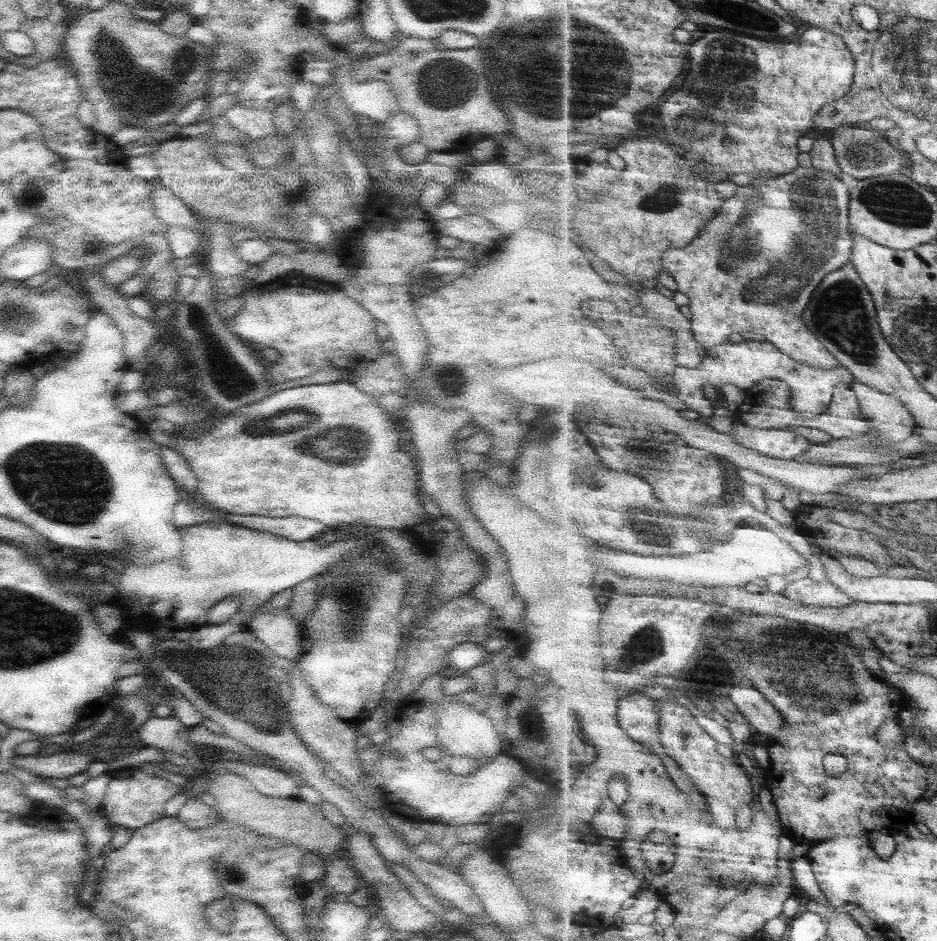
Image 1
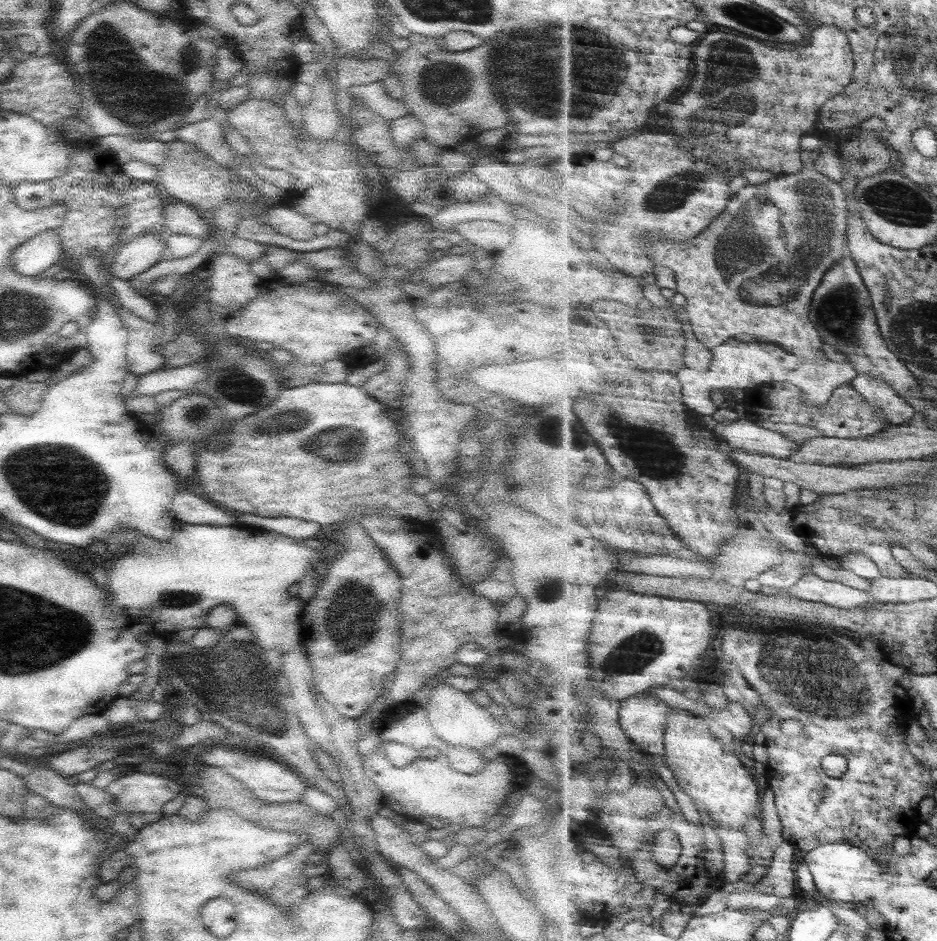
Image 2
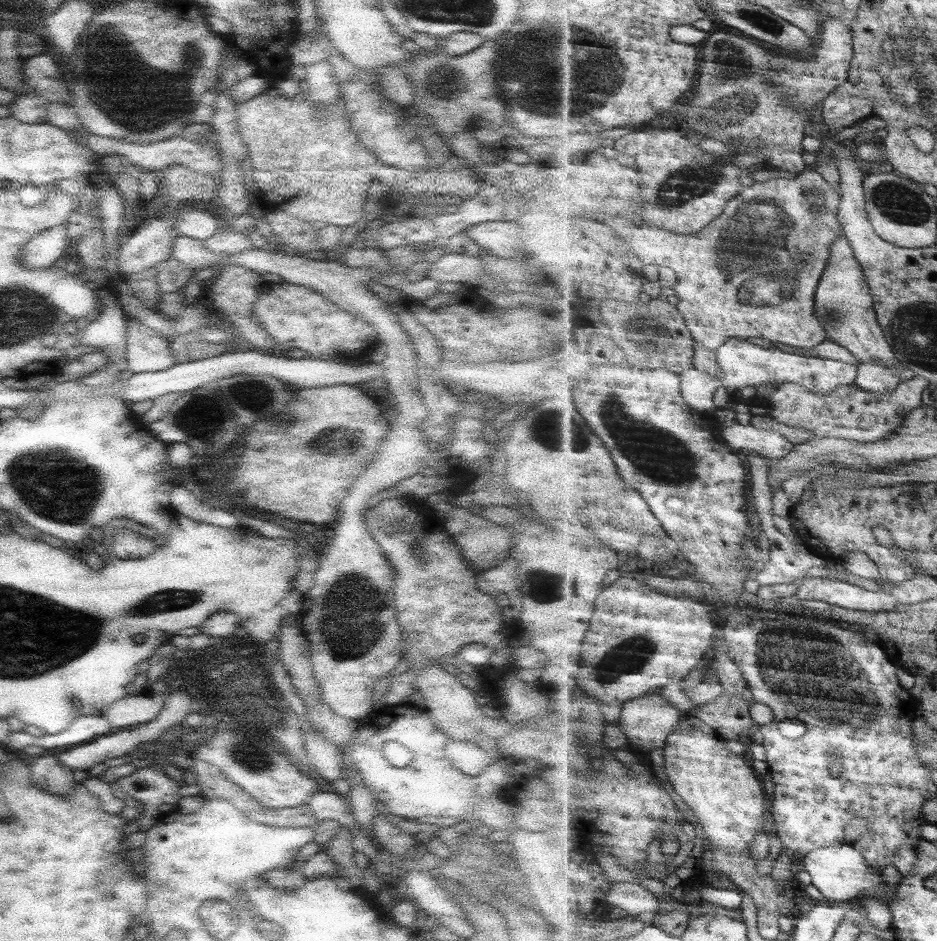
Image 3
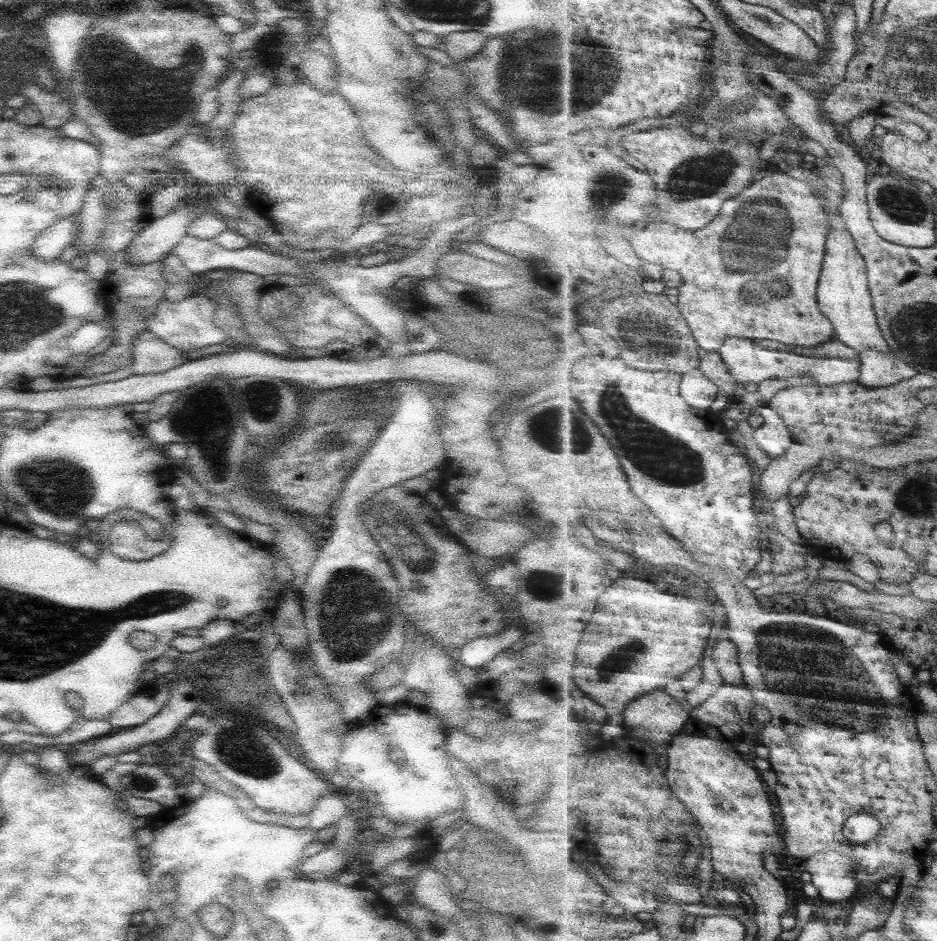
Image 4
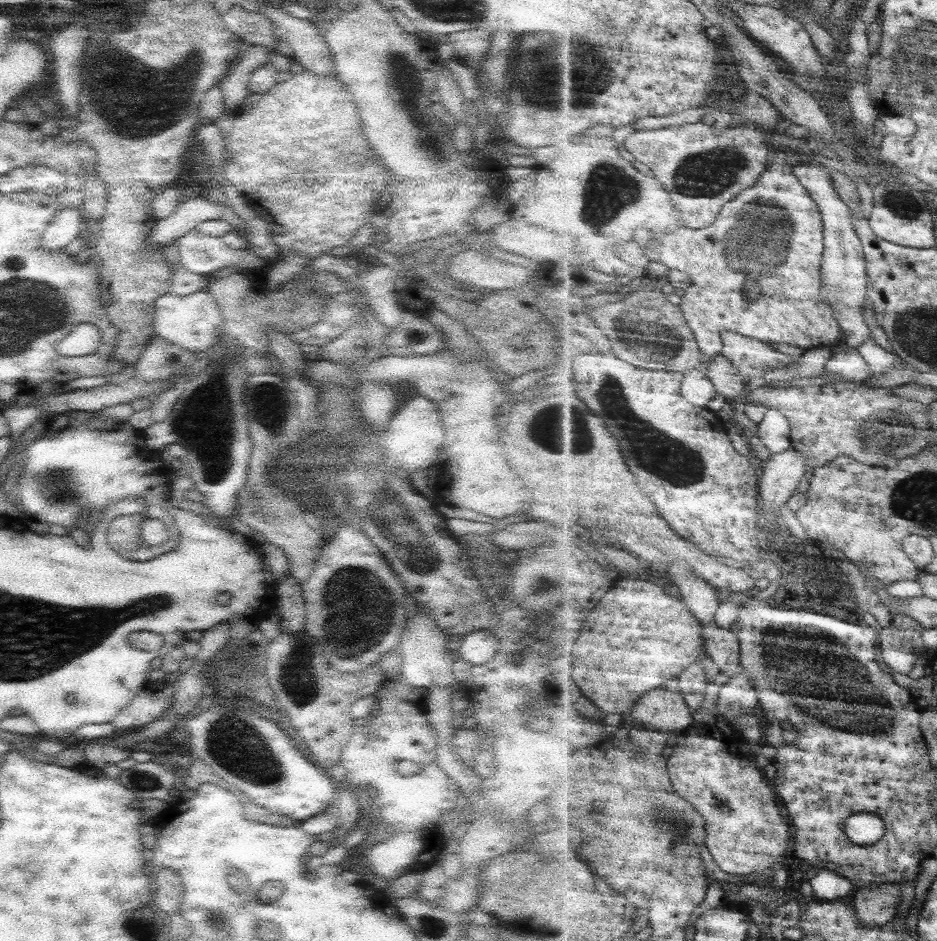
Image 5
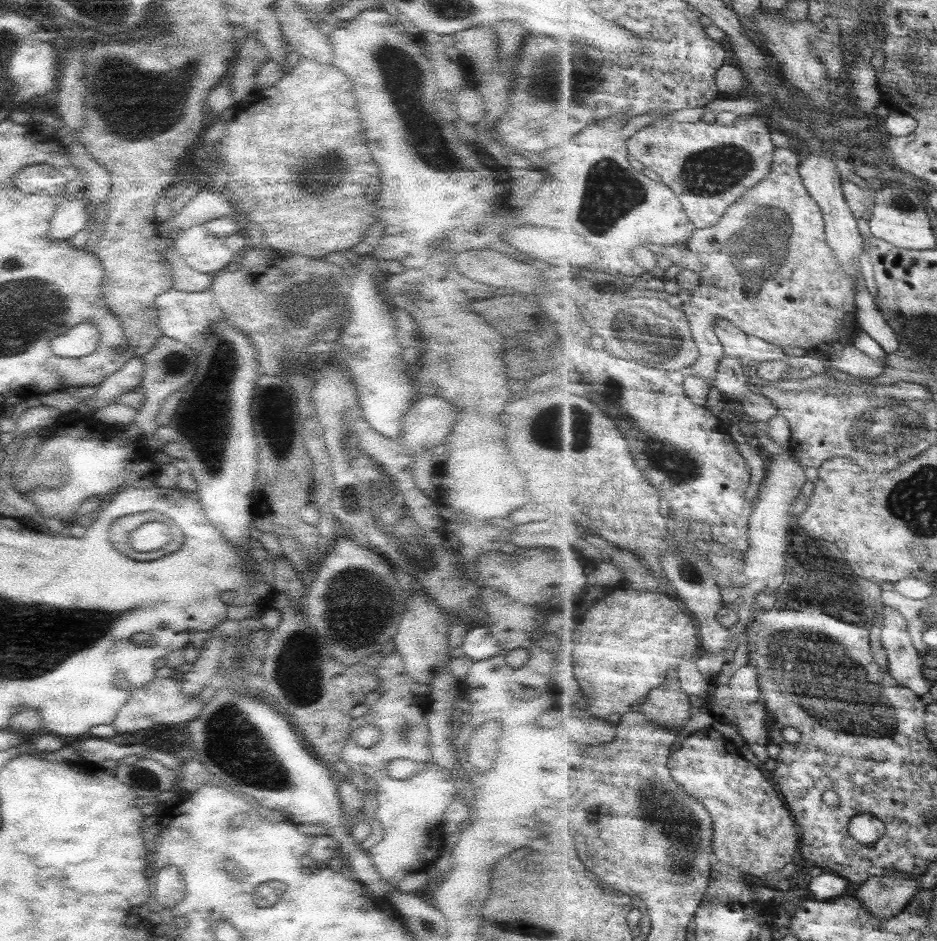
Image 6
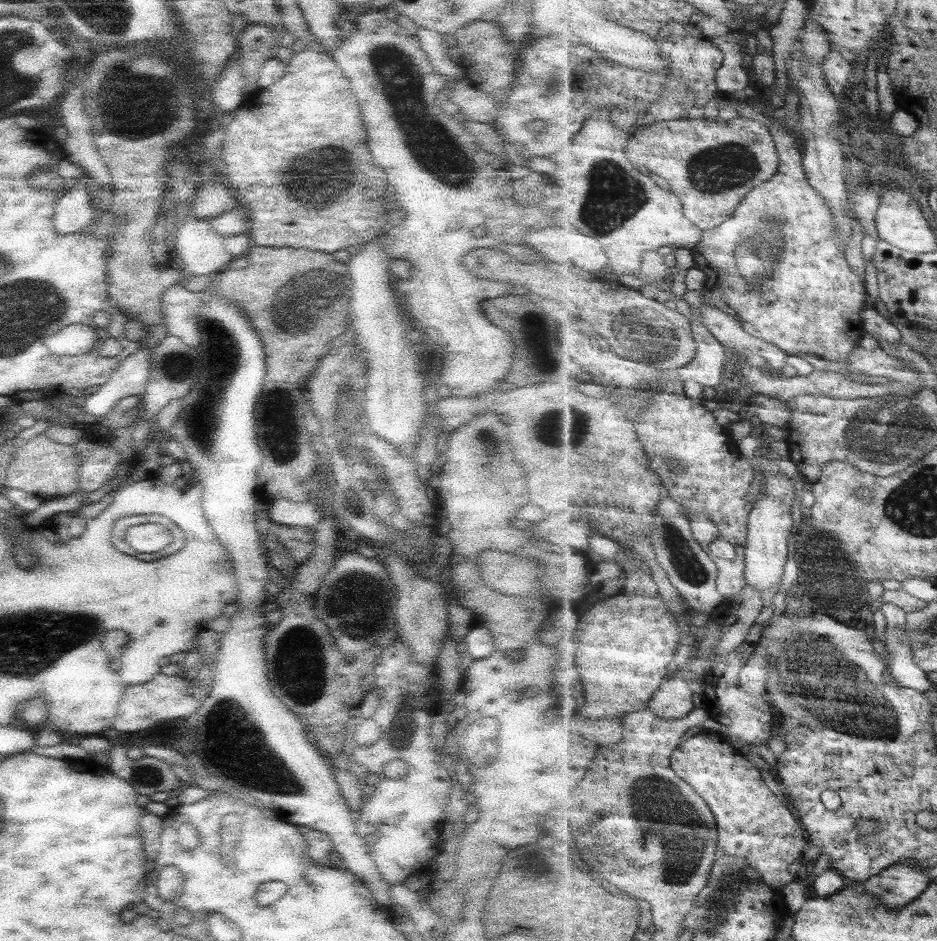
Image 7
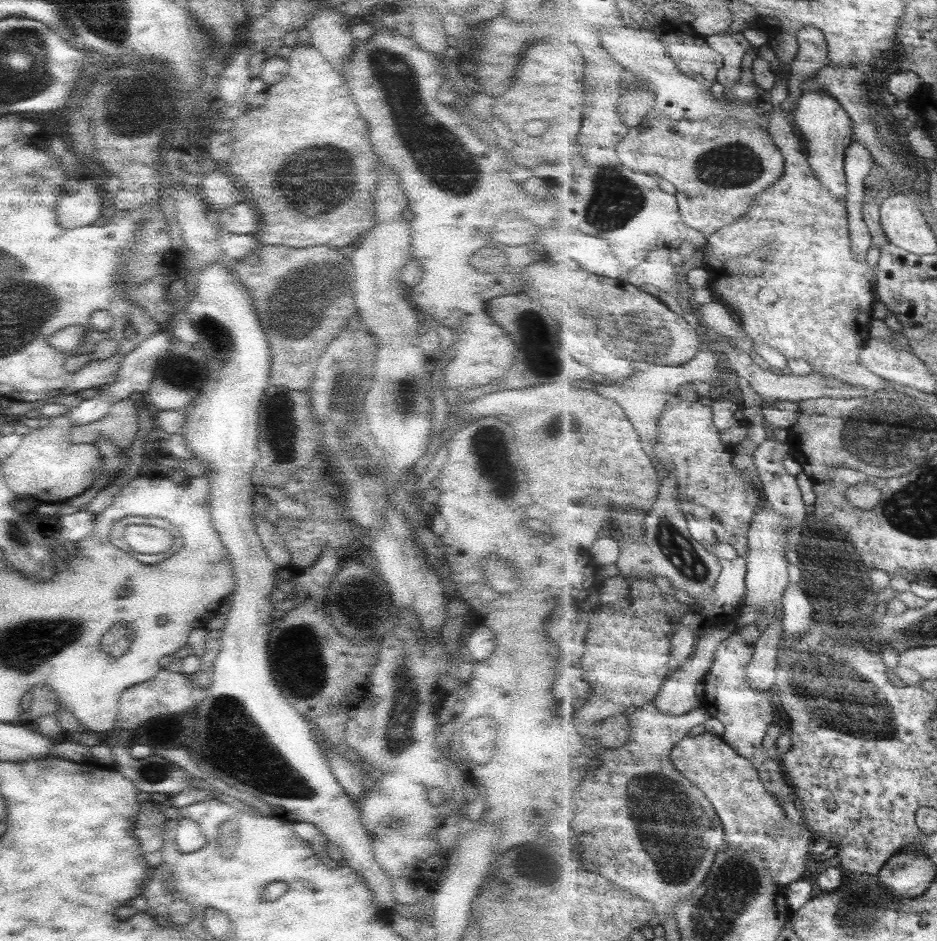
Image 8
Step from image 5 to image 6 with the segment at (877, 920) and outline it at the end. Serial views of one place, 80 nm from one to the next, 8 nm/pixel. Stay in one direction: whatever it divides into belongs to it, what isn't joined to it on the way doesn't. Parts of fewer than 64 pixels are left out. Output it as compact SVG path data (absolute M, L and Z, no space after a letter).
M889 875L871 878L859 886L856 896L879 920L896 917L913 900L921 884L920 878Z

